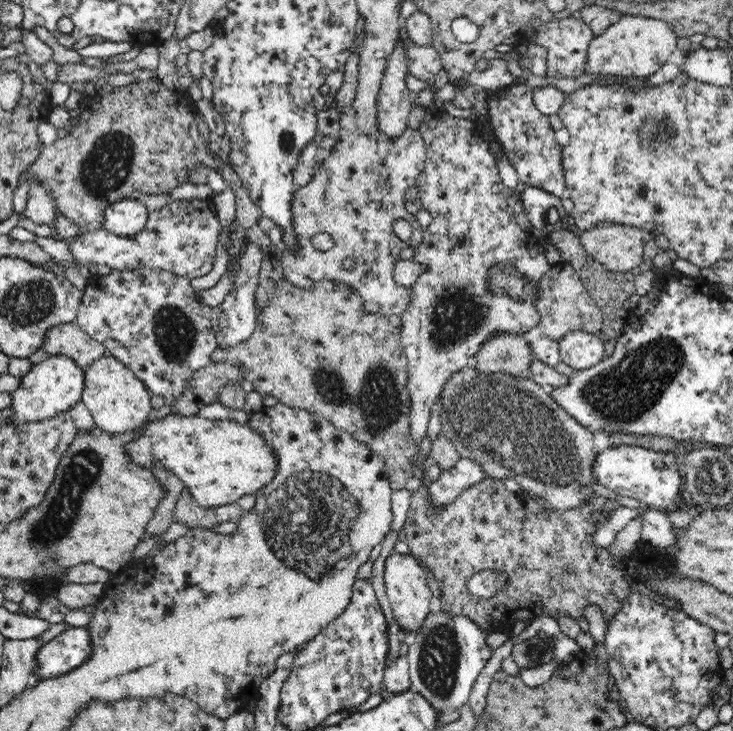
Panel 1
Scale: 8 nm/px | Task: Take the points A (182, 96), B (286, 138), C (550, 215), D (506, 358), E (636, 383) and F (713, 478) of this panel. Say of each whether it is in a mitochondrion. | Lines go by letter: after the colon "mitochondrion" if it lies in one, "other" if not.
A: other
B: mitochondrion
C: mitochondrion
D: mitochondrion
E: mitochondrion
F: mitochondrion

